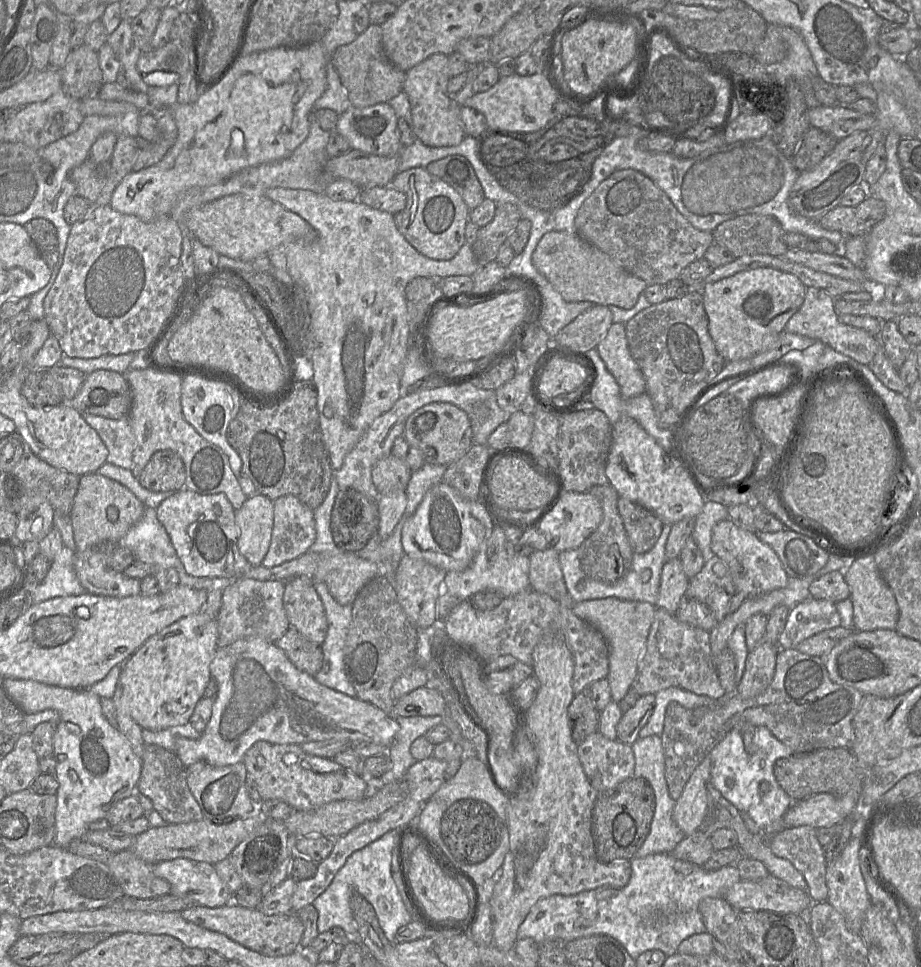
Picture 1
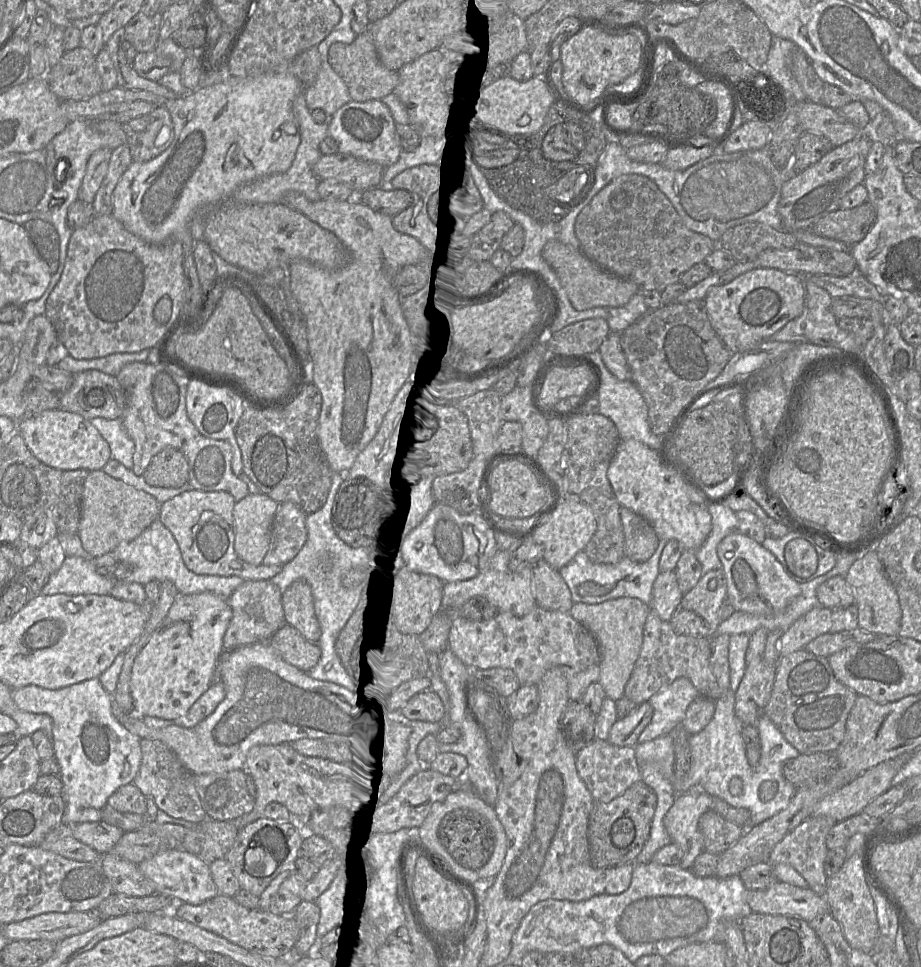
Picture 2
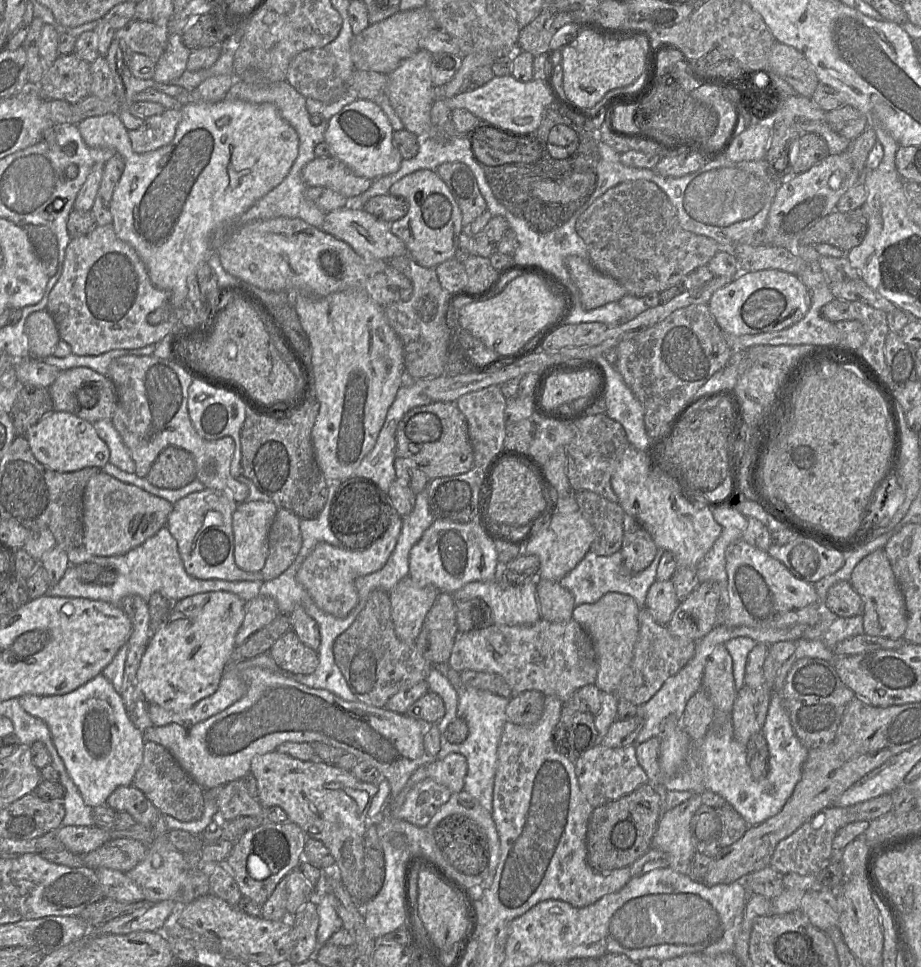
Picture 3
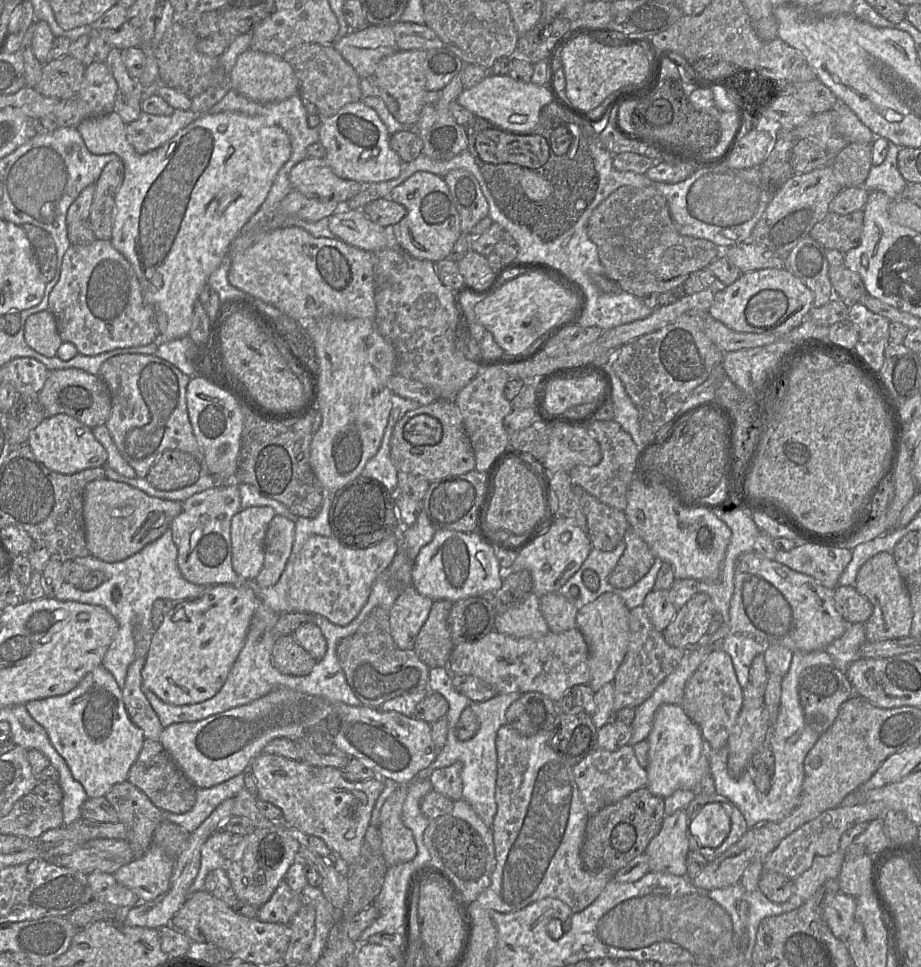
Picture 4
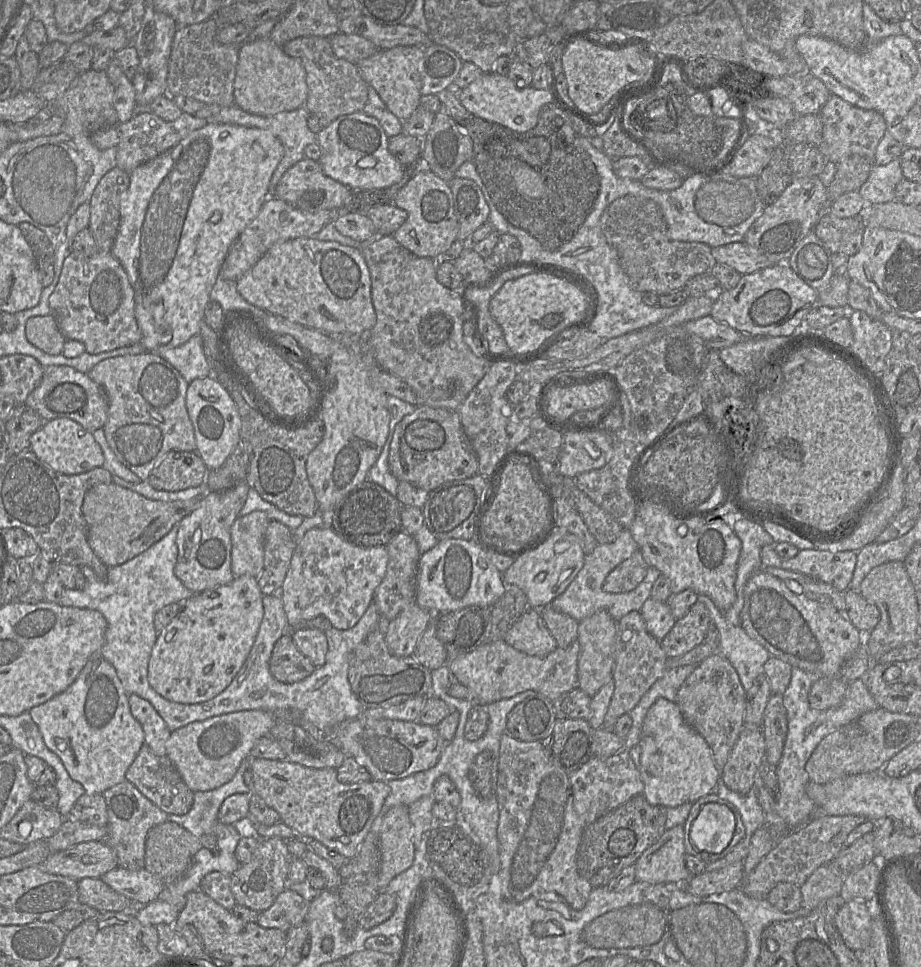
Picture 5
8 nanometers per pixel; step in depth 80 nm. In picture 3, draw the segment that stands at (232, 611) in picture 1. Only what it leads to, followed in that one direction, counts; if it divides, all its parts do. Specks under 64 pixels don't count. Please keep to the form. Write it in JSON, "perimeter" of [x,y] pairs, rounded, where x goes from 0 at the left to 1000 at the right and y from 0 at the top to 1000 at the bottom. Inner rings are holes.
{"perimeter":[[[281,615],[267,622],[266,638],[255,658],[255,667],[263,667],[275,655],[293,645],[303,635],[298,619]]]}

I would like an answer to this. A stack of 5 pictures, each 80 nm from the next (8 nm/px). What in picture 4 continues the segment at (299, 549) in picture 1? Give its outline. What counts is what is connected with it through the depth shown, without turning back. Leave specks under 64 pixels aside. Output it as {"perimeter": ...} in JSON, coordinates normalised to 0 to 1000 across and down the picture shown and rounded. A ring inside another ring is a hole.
{"perimeter":[[[300,532],[289,549],[287,584],[278,597],[281,608],[299,605],[311,585],[319,562],[320,541]]]}

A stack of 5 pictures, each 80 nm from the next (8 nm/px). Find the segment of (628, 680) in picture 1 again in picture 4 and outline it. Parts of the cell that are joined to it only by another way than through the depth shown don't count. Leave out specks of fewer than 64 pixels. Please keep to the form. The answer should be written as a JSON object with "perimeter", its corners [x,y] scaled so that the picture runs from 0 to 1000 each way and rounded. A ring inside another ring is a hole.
{"perimeter":[[[664,612],[651,615],[647,620],[628,630],[625,647],[638,668],[640,709],[647,717],[657,707],[666,705],[669,694],[678,681],[683,661],[683,634],[675,618]]]}

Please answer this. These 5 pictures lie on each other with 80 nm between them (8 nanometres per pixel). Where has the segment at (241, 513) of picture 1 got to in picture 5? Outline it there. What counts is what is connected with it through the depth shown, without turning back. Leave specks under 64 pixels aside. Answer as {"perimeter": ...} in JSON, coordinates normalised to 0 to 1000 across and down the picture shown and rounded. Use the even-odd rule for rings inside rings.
{"perimeter":[[[286,528],[257,535],[251,548],[251,589],[255,597],[280,597],[287,586],[287,559],[293,537]]]}

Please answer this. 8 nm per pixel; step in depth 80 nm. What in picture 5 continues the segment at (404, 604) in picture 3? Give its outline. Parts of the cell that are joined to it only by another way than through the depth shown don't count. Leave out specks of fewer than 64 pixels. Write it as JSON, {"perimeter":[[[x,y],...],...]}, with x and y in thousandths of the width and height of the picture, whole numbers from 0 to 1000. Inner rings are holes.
{"perimeter":[[[452,623],[422,643],[418,664],[422,674],[431,679],[448,678],[452,667],[467,641],[467,633]]]}

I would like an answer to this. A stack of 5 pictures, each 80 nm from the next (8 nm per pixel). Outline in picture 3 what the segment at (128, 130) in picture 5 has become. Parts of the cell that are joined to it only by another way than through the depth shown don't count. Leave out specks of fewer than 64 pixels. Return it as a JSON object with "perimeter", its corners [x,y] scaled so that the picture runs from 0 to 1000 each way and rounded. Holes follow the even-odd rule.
{"perimeter":[[[179,113],[174,119],[159,122],[150,133],[139,135],[143,154],[157,159],[182,150],[197,123],[197,115],[189,113]]]}

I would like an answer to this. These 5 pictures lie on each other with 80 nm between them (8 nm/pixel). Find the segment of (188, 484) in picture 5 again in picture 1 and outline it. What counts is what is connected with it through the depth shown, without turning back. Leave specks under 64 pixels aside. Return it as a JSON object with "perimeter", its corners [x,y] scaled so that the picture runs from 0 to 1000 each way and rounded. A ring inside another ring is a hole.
{"perimeter":[[[187,465],[167,468],[150,493],[165,509],[191,509],[201,505],[202,488],[198,475]]]}

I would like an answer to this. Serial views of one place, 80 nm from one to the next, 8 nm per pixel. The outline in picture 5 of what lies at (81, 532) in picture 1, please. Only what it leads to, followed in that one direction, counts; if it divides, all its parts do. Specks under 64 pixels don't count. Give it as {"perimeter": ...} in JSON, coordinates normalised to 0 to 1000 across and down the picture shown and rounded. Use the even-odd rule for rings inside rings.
{"perimeter":[[[125,499],[103,502],[94,508],[89,522],[97,564],[117,586],[131,584],[176,557],[216,521],[217,515],[177,519],[160,516]]]}

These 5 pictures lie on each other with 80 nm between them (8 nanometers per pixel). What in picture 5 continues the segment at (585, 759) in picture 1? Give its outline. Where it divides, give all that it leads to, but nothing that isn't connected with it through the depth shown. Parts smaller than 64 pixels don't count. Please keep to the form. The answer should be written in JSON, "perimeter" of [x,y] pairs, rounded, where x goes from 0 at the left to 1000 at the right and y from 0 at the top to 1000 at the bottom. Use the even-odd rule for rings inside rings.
{"perimeter":[[[681,774],[659,784],[643,782],[629,795],[617,801],[621,813],[623,838],[637,853],[686,824],[698,821],[699,817],[694,794],[685,785]]]}

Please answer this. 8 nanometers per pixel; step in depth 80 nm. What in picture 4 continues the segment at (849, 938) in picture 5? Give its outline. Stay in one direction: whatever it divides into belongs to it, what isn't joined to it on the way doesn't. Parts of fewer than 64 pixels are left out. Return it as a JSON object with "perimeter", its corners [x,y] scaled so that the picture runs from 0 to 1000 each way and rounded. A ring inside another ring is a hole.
{"perimeter":[[[913,922],[898,927],[893,933],[893,944],[904,967],[919,974],[927,956],[928,928]]]}

